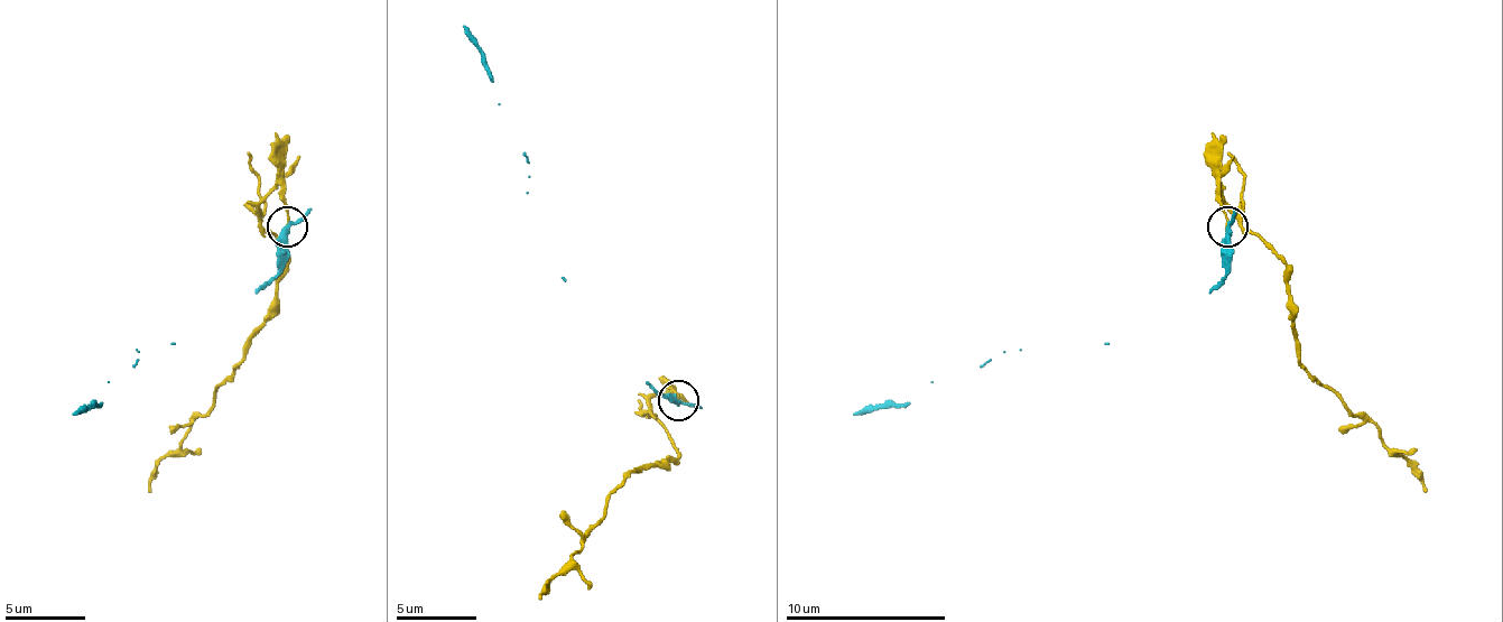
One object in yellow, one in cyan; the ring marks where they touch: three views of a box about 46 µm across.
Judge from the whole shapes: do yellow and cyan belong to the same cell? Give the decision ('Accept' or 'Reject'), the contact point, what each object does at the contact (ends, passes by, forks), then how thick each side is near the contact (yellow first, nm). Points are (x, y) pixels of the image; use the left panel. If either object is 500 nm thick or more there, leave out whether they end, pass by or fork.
Reject. Place: (287, 226). At the ring yellow ends. At the ring cyan passes by. Thickness 140 nm (yellow) against 300 nm

